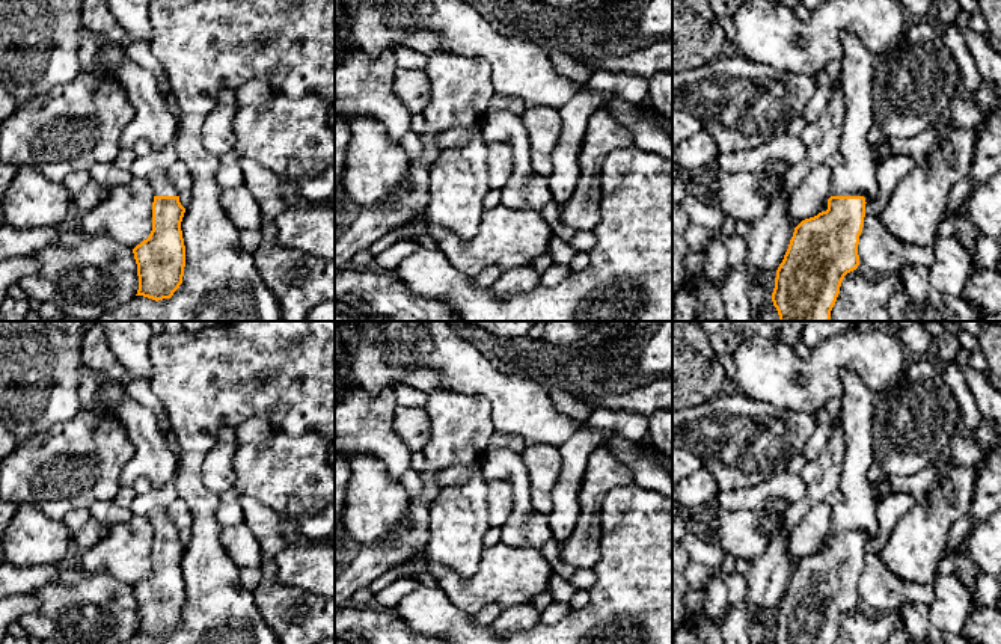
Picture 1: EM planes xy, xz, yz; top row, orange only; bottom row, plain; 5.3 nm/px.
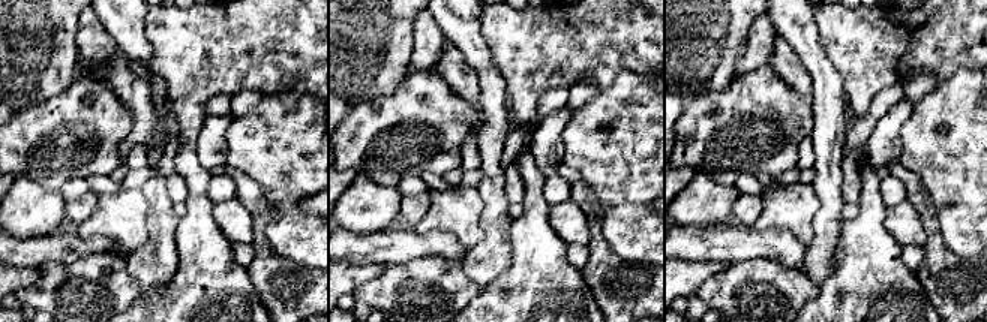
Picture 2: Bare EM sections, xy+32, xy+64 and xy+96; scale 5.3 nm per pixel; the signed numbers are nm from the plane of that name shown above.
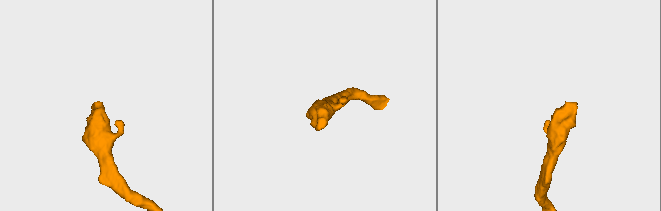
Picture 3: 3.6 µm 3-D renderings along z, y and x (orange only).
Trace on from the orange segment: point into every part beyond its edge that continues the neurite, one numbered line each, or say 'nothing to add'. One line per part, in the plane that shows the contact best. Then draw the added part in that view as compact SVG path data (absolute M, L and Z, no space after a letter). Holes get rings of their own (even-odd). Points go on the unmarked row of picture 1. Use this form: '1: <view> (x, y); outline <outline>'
1: yz (857, 515); outline M849 368L840 371L843 383L840 425L844 433L846 452L840 486L844 501L832 508L829 534L864 534L877 531L877 499L867 478L873 462L871 421L874 395Z

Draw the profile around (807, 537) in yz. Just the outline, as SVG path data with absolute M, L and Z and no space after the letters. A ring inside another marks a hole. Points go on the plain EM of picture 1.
M819 502L793 528L788 555L794 566L802 558L820 550L823 541L829 537L831 519L832 507L826 502Z

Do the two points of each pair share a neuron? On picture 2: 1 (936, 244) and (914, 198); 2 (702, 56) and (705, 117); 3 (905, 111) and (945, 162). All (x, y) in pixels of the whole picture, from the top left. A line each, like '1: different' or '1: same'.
1: same
2: different
3: different

